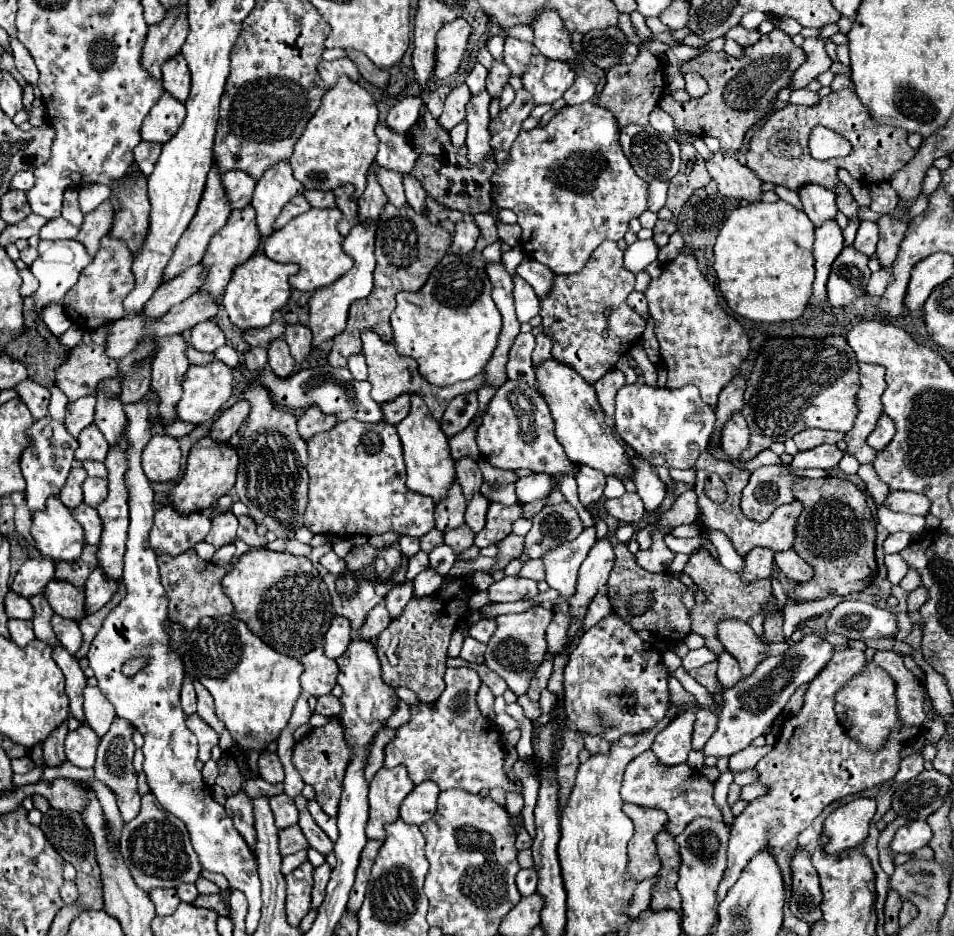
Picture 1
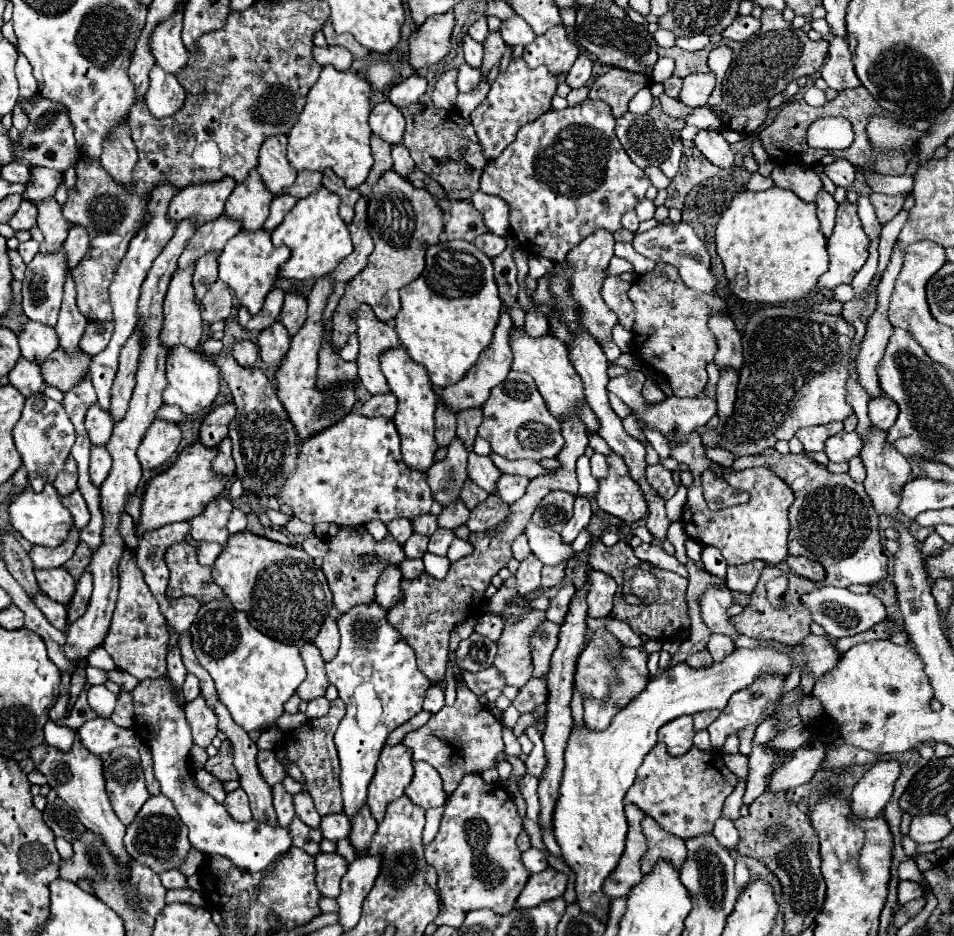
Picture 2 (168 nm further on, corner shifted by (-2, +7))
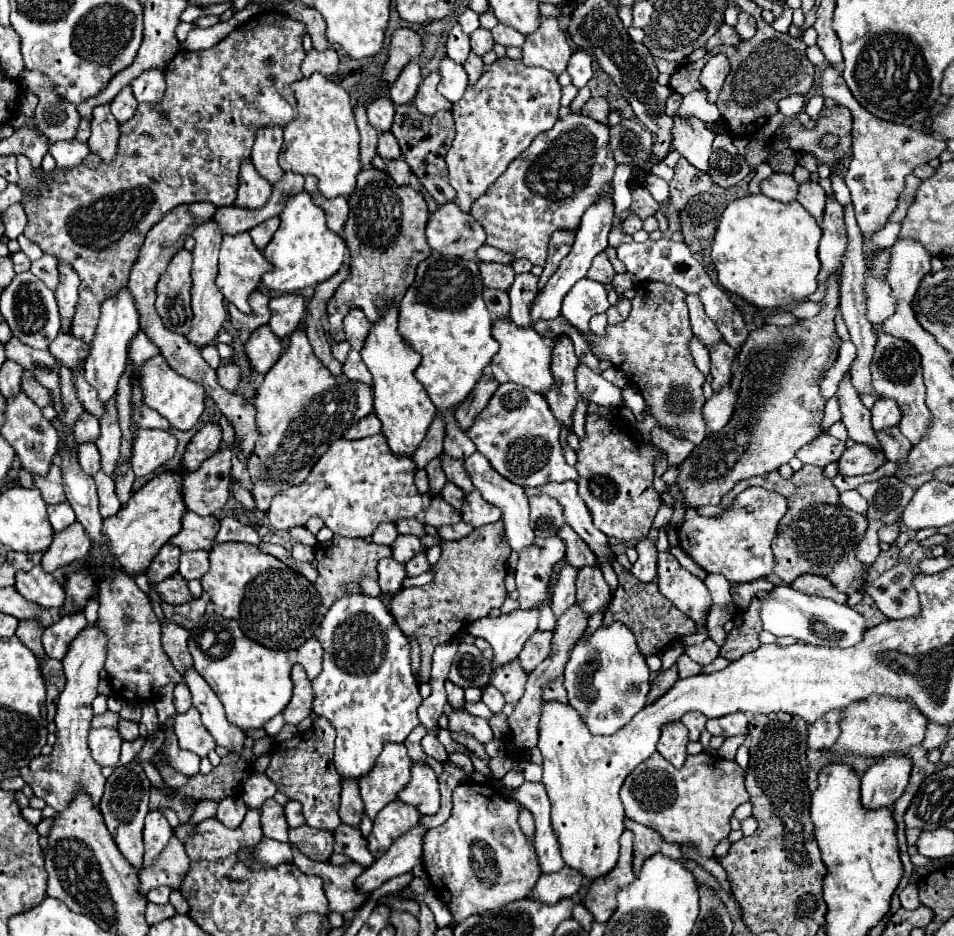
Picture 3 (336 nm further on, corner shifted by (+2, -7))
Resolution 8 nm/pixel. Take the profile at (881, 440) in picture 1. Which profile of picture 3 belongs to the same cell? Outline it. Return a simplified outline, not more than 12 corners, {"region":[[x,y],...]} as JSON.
{"region":[[878,398],[872,406],[876,432],[898,426],[900,410],[894,400]]}

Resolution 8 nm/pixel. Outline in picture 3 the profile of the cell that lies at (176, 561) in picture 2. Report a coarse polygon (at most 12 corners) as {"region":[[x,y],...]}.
{"region":[[176,572],[158,590],[168,604],[194,600],[188,582]]}

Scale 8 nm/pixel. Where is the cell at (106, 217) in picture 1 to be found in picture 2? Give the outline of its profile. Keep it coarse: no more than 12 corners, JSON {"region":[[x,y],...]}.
{"region":[[72,226],[64,242],[70,270],[88,252],[86,230]]}

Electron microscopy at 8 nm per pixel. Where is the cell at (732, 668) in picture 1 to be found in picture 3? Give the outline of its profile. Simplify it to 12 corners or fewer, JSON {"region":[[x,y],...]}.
{"region":[[706,638],[686,650],[694,662],[706,666],[720,654],[716,642]]}

